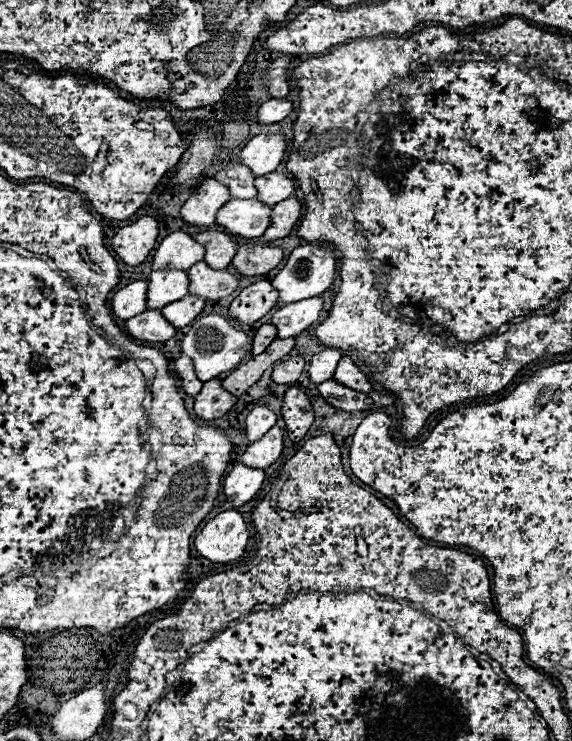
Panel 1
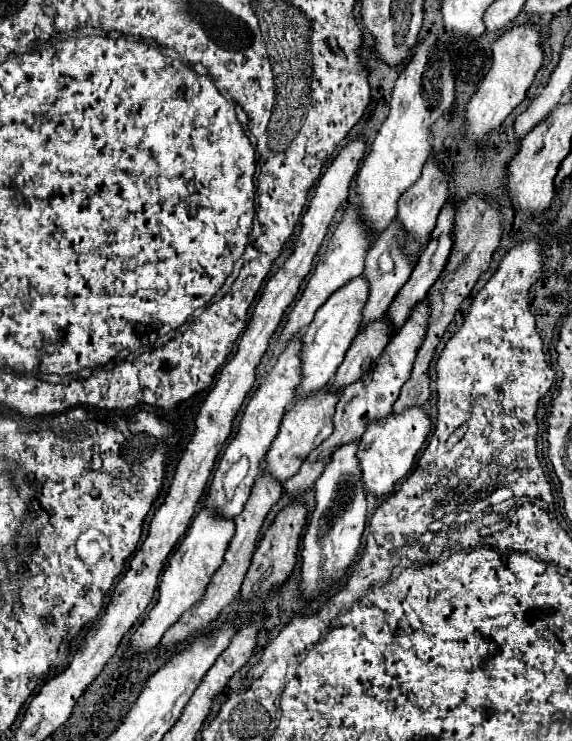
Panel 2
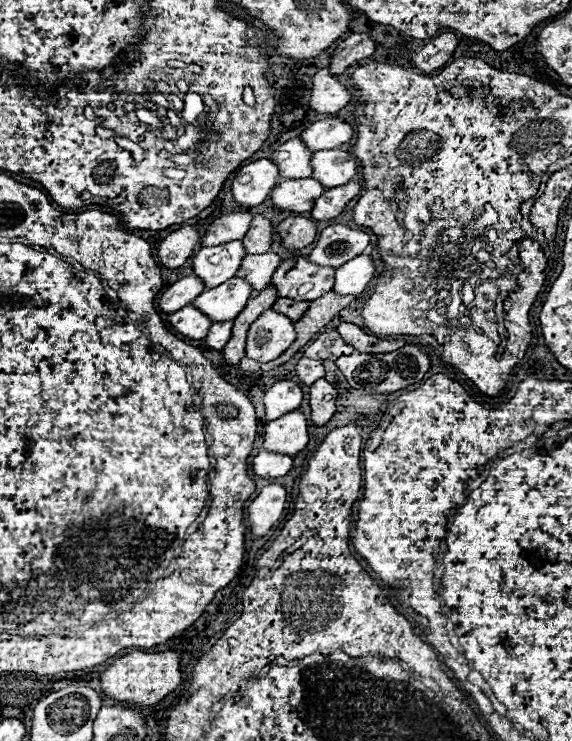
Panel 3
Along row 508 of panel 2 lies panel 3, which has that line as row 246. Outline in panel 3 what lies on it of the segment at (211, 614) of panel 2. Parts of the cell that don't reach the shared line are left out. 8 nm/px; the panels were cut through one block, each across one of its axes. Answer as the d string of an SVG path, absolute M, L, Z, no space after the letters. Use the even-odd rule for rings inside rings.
M254 214L250 230L242 238L246 252L268 252L272 246L272 226L262 214Z

